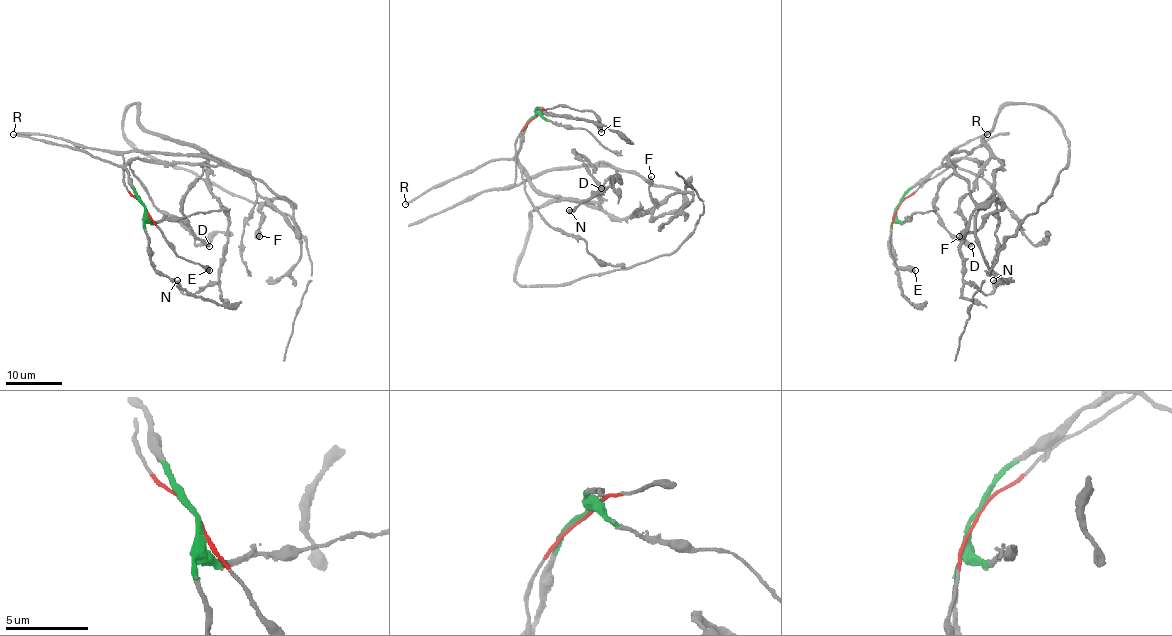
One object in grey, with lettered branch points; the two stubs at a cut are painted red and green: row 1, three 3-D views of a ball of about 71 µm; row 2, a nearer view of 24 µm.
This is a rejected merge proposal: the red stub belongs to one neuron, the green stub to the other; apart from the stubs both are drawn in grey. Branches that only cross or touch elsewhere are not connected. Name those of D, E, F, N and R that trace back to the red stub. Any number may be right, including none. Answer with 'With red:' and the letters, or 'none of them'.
With red: D, E, F

